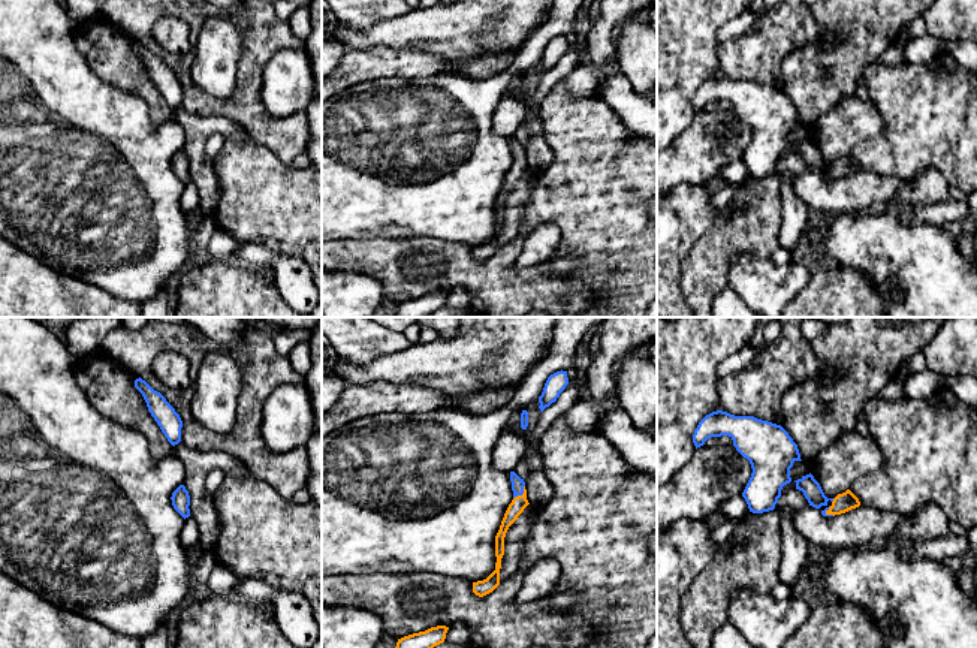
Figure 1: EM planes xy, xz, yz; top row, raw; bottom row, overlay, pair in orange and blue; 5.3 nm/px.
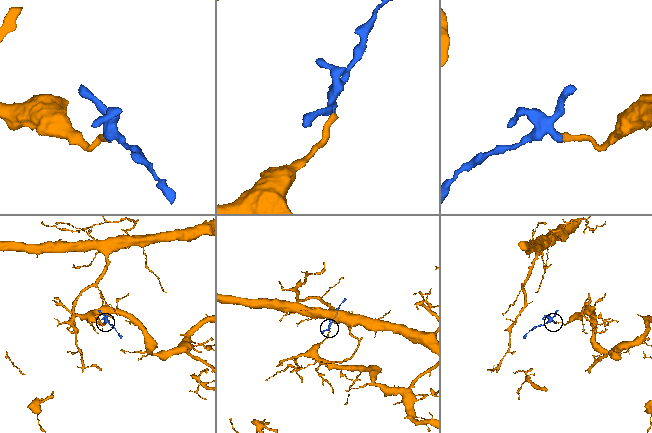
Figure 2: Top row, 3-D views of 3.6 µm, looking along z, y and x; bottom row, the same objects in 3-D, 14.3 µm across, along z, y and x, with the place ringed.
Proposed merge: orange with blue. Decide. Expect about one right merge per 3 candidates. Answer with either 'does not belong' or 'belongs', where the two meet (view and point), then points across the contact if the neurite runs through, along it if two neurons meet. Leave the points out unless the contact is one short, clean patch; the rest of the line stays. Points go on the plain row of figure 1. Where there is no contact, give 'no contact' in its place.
belongs; contact xz (522, 159); way xz (518, 168), (522, 159), (518, 148)

